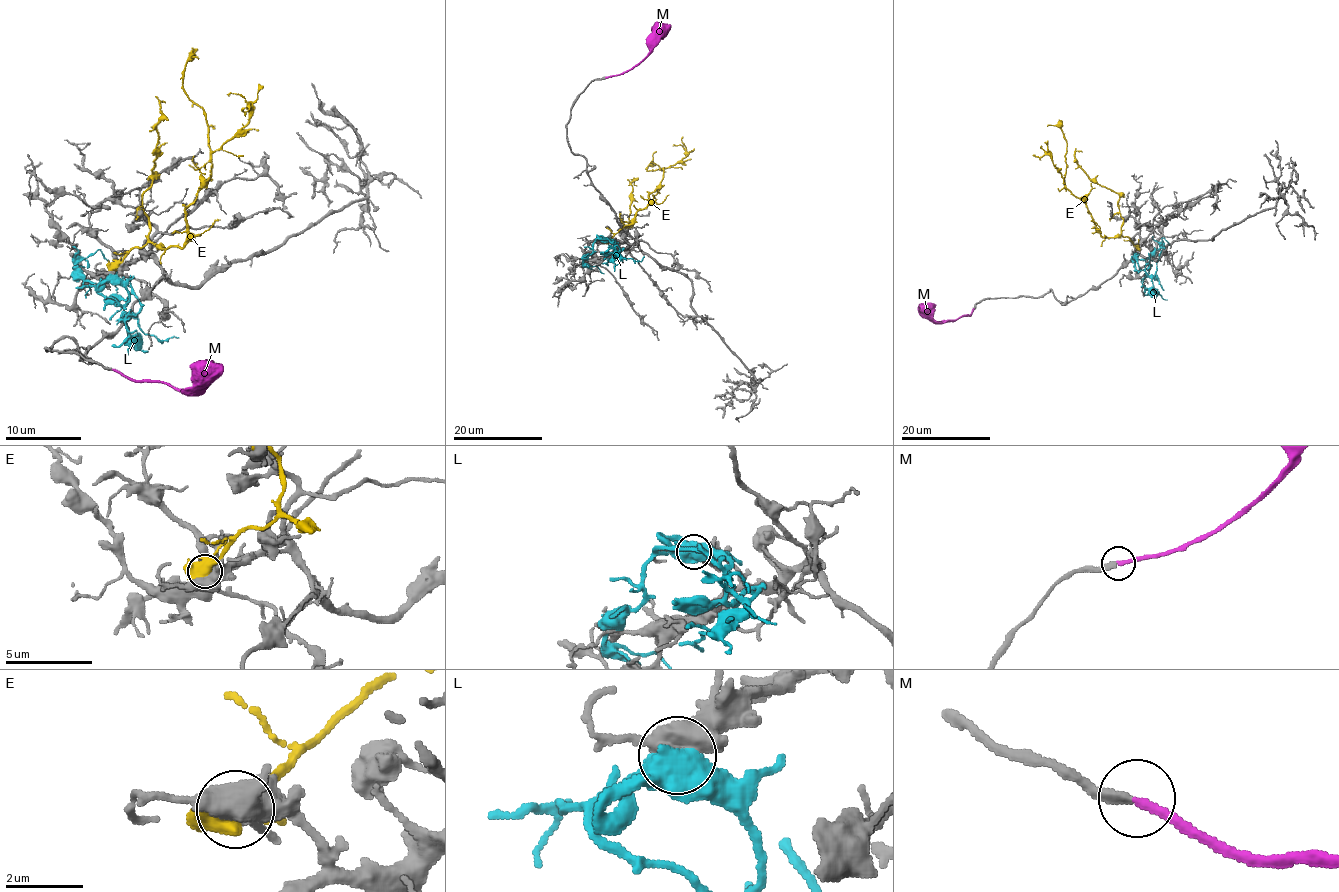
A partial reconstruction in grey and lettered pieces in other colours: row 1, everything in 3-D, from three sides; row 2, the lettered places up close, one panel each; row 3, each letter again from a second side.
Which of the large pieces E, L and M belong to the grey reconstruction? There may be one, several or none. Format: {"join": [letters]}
{"join": ["M"]}

